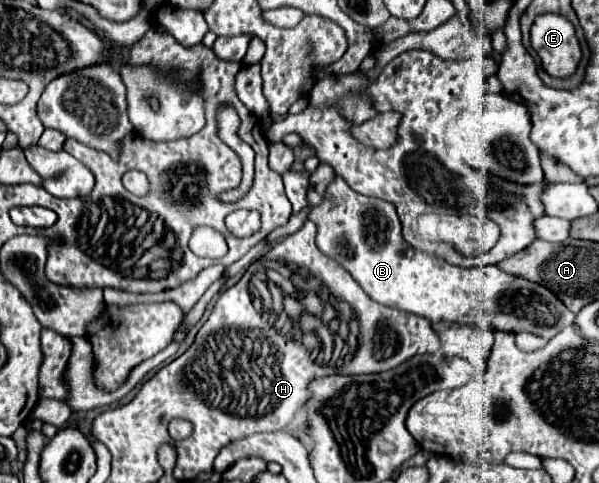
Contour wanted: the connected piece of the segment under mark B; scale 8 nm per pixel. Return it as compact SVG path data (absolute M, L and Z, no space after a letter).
M335 178L327 188L323 204L315 206L309 216L317 222L317 246L323 254L341 262L373 300L389 308L425 316L431 322L491 326L503 332L527 330L543 338L553 338L575 320L575 314L541 284L511 276L497 266L449 266L441 258L429 258L429 254L413 250L401 236L395 206L357 194L343 178Z

